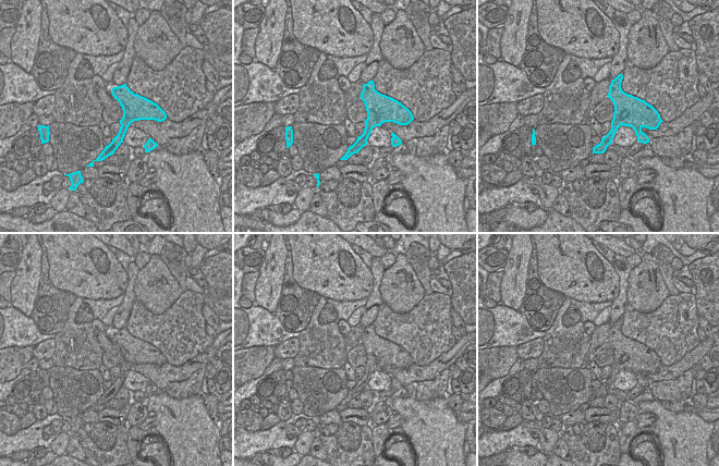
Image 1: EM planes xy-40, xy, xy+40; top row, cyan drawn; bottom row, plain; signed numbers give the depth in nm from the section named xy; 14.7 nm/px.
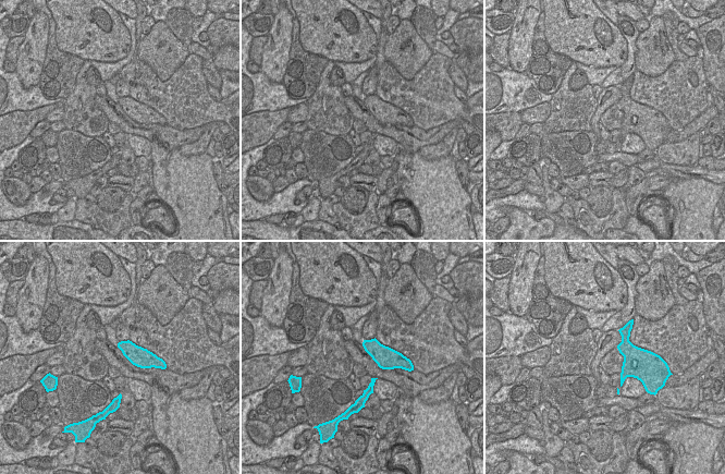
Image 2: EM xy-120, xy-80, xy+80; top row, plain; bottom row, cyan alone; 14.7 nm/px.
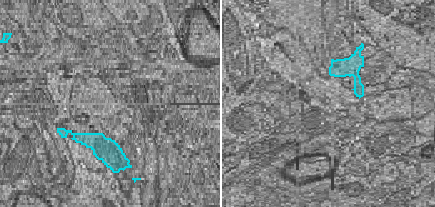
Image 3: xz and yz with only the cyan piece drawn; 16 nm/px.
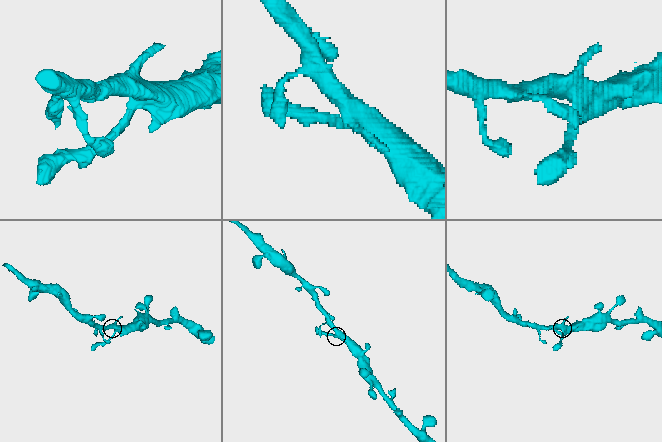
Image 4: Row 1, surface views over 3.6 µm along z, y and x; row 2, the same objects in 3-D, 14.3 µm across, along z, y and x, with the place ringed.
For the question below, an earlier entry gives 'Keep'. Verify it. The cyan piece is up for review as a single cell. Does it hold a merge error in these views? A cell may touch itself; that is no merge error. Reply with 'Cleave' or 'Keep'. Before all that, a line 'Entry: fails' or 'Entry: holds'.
Entry: holds
Keep.

